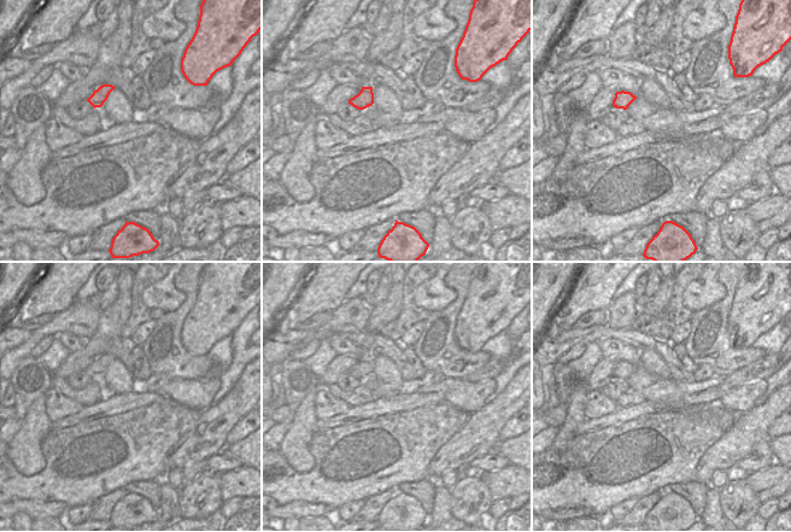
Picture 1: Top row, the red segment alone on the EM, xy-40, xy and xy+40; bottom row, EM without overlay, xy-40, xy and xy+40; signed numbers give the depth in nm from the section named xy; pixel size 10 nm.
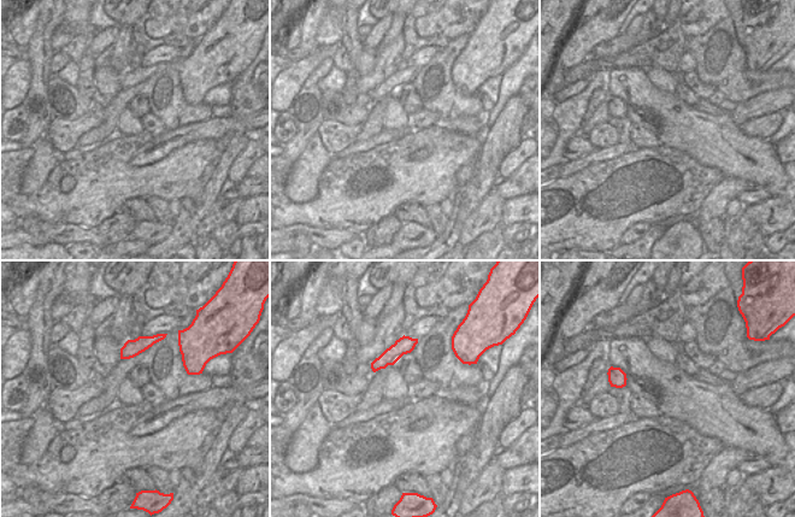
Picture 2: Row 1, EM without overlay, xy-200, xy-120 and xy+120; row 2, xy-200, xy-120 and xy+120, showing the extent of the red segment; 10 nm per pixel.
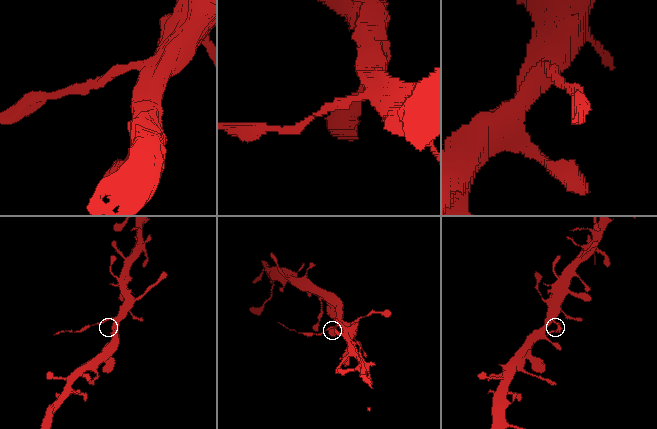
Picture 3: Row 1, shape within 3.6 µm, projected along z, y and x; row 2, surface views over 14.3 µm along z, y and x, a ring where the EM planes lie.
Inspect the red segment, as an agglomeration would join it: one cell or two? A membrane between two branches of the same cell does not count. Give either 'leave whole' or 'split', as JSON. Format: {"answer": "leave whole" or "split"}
{"answer": "split"}

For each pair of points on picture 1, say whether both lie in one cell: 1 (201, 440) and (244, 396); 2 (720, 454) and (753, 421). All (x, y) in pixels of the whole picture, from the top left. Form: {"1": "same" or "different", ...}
{"1": "same", "2": "same"}

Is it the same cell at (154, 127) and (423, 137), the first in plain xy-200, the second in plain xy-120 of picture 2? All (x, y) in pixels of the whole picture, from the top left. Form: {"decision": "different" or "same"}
{"decision": "different"}

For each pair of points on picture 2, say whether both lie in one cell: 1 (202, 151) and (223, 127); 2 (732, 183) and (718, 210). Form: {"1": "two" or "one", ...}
{"1": "two", "2": "one"}

